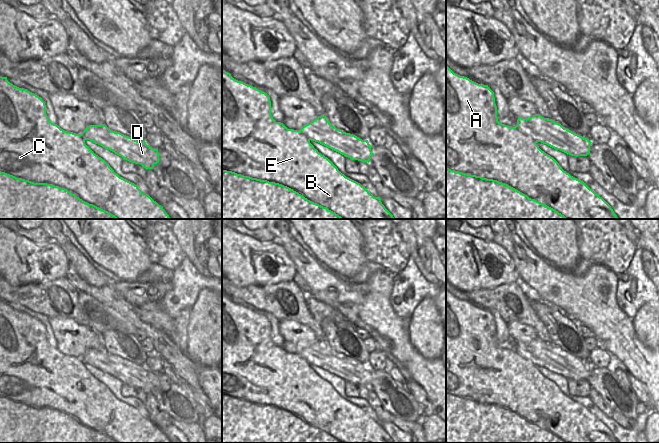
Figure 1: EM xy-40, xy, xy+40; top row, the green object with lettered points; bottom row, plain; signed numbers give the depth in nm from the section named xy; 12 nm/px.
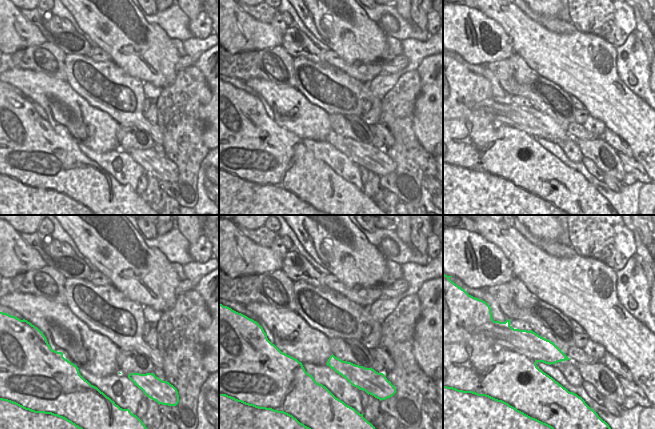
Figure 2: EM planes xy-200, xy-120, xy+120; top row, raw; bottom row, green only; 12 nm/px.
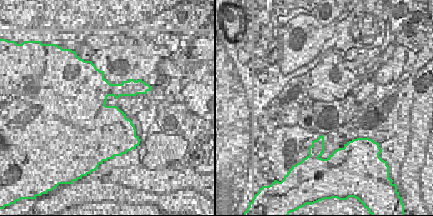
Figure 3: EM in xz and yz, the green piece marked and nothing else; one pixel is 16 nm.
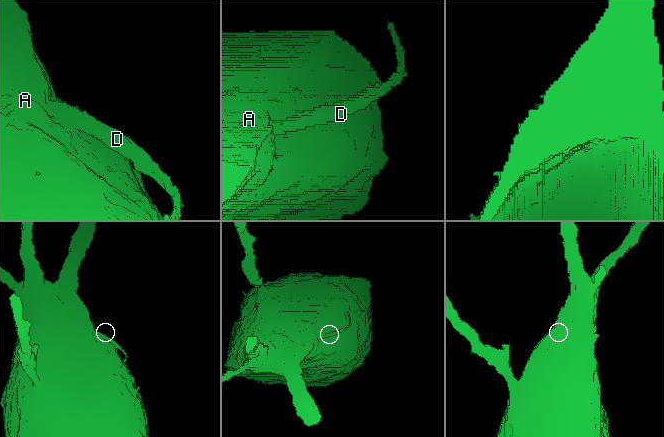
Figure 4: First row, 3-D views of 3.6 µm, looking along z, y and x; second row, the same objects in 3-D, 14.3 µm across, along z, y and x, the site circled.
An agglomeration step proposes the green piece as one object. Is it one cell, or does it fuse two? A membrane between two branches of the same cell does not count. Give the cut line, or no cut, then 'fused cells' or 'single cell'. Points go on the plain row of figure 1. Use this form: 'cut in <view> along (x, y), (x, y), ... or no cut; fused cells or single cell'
cut in xy+40 along (515, 350), (538, 365); fused cells

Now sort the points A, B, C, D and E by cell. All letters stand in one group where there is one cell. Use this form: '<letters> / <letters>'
A B C E / D

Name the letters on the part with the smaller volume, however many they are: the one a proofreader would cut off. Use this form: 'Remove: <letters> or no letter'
Remove: D

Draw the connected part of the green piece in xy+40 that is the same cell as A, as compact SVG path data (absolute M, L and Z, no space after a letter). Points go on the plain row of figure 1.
M446 290L446 394L504 409L564 443L619 443L583 405L564 395L530 360L498 345L494 316Z

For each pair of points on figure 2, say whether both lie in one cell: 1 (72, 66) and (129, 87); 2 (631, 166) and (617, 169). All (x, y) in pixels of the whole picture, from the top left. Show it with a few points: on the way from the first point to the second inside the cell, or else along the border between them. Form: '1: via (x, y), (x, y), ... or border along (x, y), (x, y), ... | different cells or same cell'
1: via (86, 77), (107, 87), (115, 87) | same cell
2: border along (617, 152), (622, 168), (626, 172) | different cells

